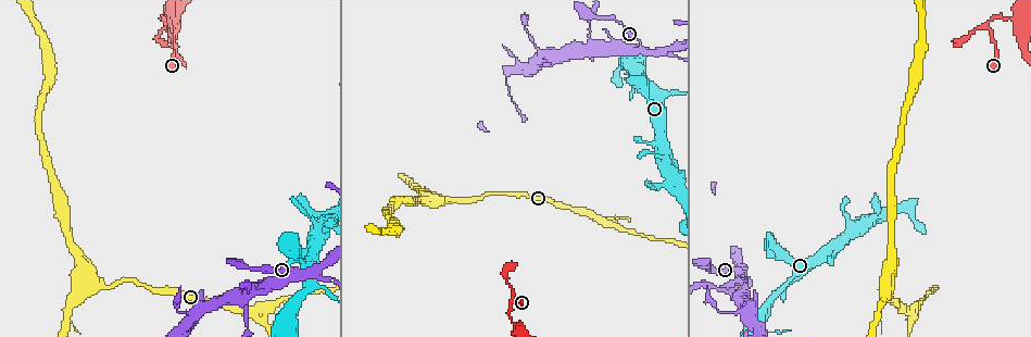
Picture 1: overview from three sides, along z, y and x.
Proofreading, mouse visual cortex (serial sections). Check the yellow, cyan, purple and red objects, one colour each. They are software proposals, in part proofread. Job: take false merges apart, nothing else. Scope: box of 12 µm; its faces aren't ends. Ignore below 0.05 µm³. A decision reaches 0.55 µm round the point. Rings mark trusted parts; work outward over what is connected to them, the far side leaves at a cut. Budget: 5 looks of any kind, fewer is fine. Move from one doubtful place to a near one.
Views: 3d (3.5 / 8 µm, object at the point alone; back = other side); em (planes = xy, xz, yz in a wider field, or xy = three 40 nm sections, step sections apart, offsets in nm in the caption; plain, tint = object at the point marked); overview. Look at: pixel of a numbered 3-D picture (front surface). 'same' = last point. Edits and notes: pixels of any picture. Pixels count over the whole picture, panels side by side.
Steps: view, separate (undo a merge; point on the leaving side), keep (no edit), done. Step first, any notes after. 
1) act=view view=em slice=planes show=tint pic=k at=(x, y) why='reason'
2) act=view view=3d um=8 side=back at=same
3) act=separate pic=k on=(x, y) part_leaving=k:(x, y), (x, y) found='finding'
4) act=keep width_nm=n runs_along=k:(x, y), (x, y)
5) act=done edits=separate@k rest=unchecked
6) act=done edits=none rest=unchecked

act=view view=3d um=3.5 pic=1 at=(589, 50)

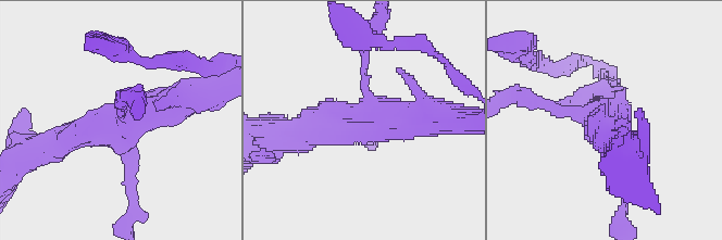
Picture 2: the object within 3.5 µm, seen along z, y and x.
act=view view=em slice=xy step=5 show=tint pic=2 at=(604, 121) why='now the EM'

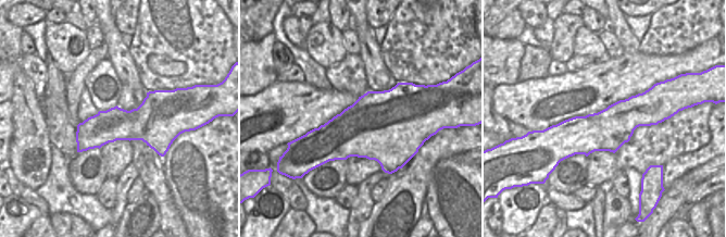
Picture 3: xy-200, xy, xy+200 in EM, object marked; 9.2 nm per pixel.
act=keep width_nm=650 runs_along=3:(658, 117), (552, 129) found='continuous, no second cell'

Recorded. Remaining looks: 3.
act=view view=3d um=8 pic=1 at=(167, 28) why='abrupt turn'

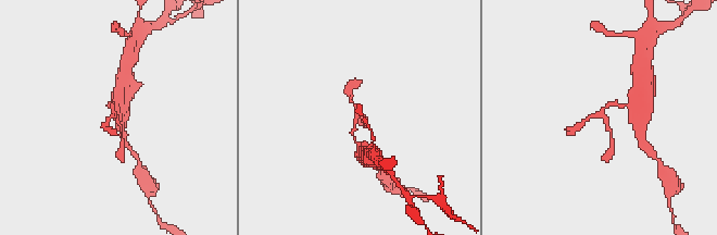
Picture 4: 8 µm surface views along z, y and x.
act=view view=em slice=xy step=1 show=tint pic=4 at=(114, 113) why='need the tissue'

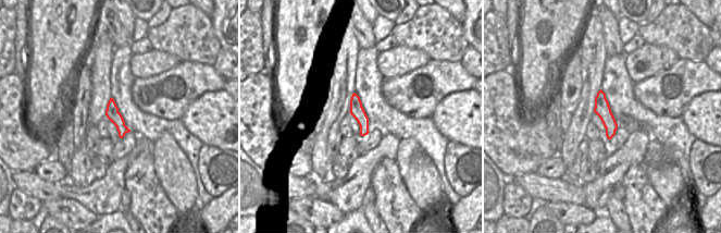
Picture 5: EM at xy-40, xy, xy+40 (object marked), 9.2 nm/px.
act=keep runs_along=4:(613, 143), (603, 110), (612, 103), (626, 106) found='continuous, no second cell'

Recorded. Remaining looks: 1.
act=done edits=none rest=unchecked

